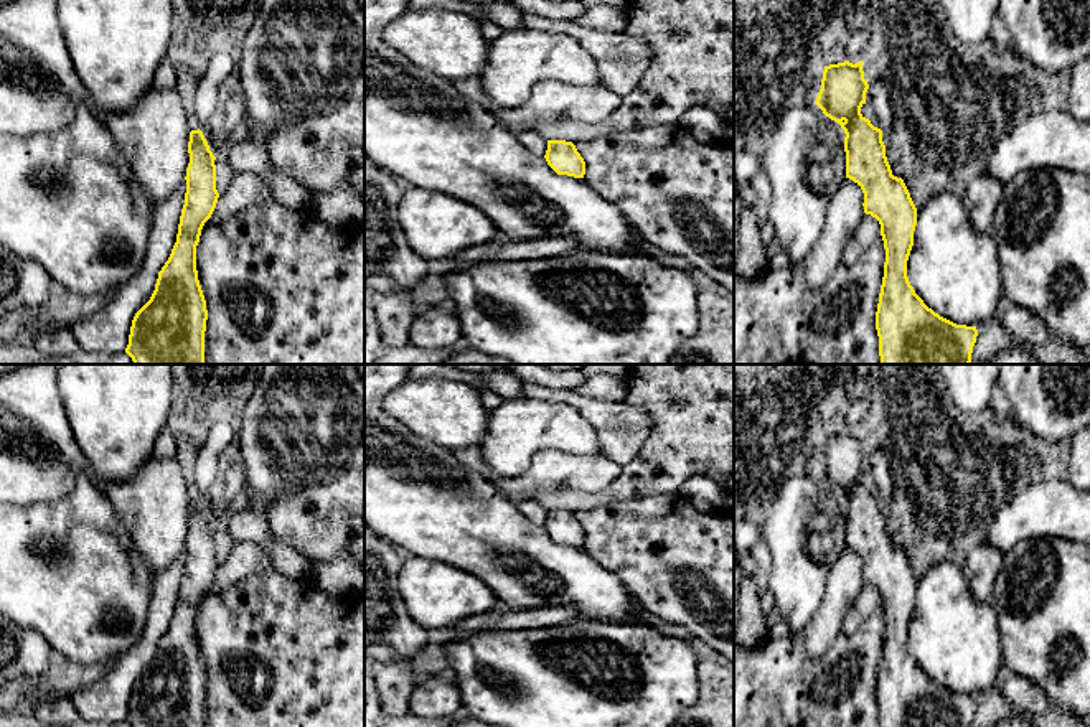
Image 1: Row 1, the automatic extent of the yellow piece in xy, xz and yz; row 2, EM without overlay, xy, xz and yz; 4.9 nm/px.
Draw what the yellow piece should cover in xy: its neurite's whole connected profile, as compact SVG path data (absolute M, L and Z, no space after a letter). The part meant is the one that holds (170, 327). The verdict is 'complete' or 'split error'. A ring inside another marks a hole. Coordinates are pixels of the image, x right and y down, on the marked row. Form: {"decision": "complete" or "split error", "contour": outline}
{"decision": "complete", "contour": "M200 129L190 132L188 153L176 242L150 300L132 320L125 353L134 364L204 364L208 310L198 280L196 246L219 193L216 157Z"}

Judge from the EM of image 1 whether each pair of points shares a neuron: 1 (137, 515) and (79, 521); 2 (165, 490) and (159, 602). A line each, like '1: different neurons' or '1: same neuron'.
1: different neurons
2: different neurons

